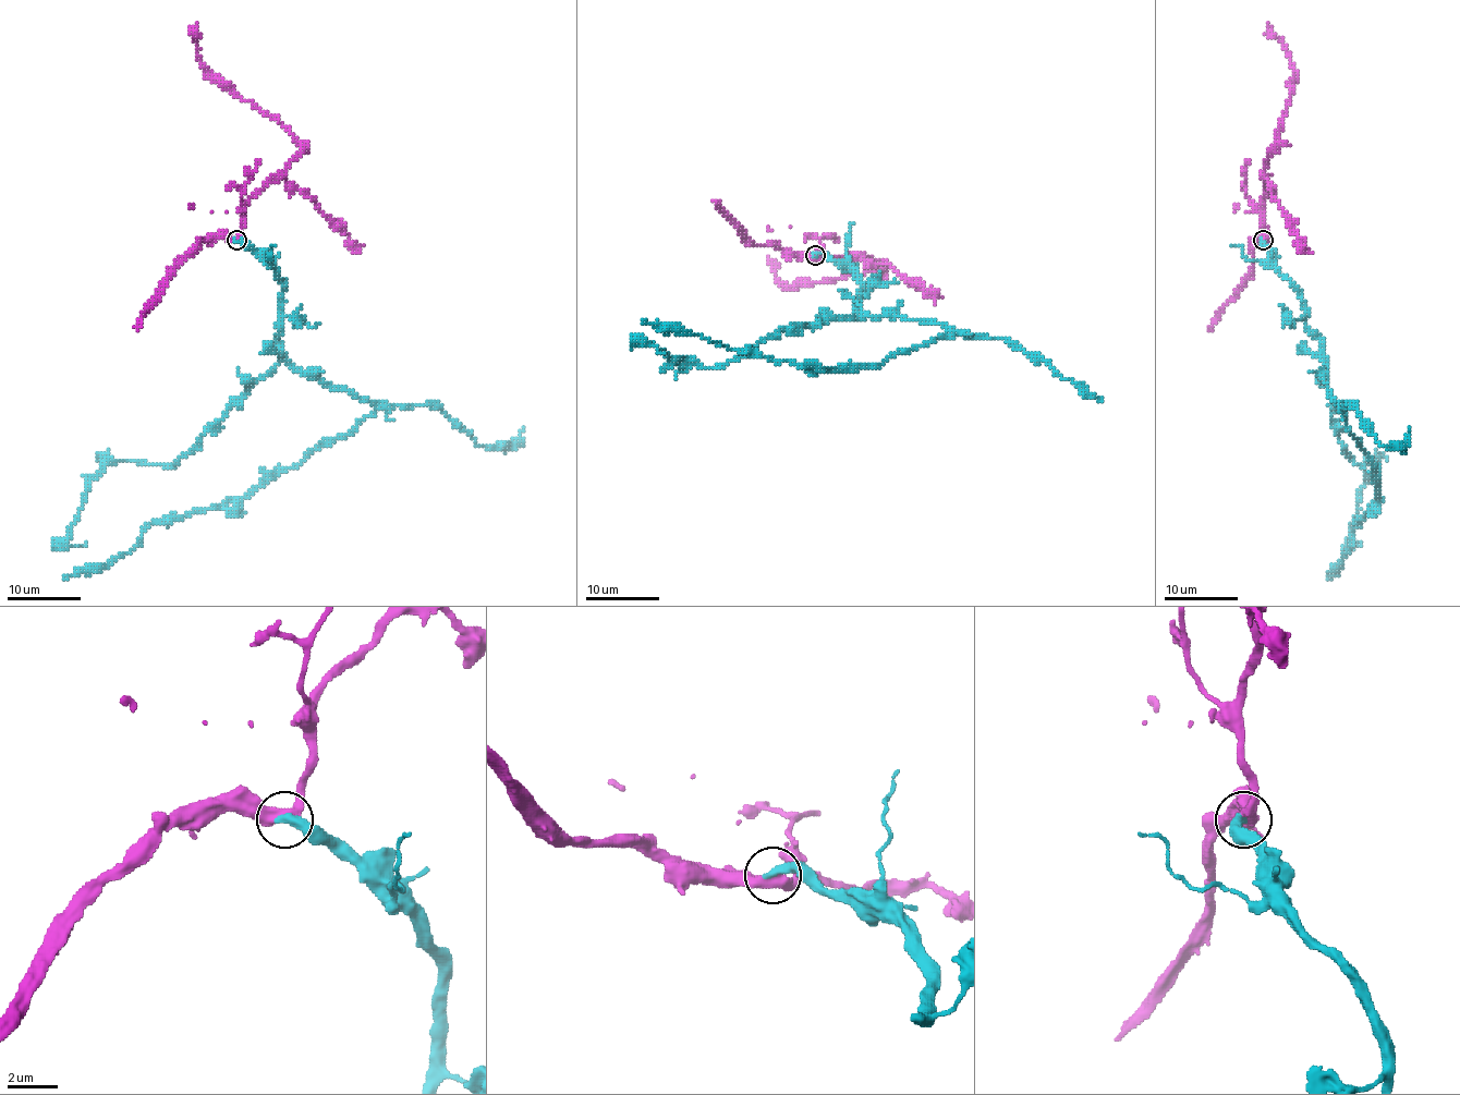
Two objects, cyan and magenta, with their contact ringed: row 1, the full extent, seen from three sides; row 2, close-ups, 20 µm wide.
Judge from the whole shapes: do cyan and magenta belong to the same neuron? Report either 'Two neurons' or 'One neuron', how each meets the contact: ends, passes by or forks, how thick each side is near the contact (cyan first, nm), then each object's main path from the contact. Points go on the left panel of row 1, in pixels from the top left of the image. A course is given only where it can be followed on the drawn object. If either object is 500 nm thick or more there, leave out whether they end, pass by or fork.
One neuron. At the ring cyan ends. At the ring magenta passes by. Thickness 400 nm (cyan) against 440 nm. Course of cyan: (236, 241), (281, 283), (281, 352), (374, 410), (244, 497), (154, 521), (128, 552), (62, 580). Course of magenta: (236, 239), (241, 235), (244, 205), (302, 146), (291, 133), (247, 100), (242, 100), (199, 61), (196, 22)

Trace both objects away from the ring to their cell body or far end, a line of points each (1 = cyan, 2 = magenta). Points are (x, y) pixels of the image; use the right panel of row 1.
1: (1263, 241), (1267, 259), (1291, 283), (1306, 326), (1321, 341), (1328, 394), (1373, 463), (1376, 498), (1326, 580)
2: (1263, 239), (1265, 159), (1276, 146), (1276, 133), (1281, 128), (1294, 69), (1288, 48), (1267, 22)

